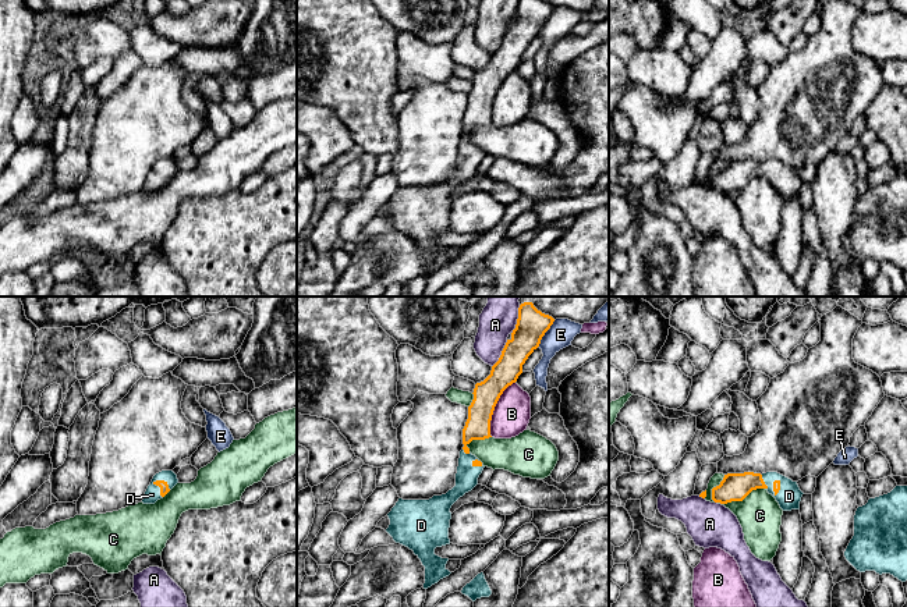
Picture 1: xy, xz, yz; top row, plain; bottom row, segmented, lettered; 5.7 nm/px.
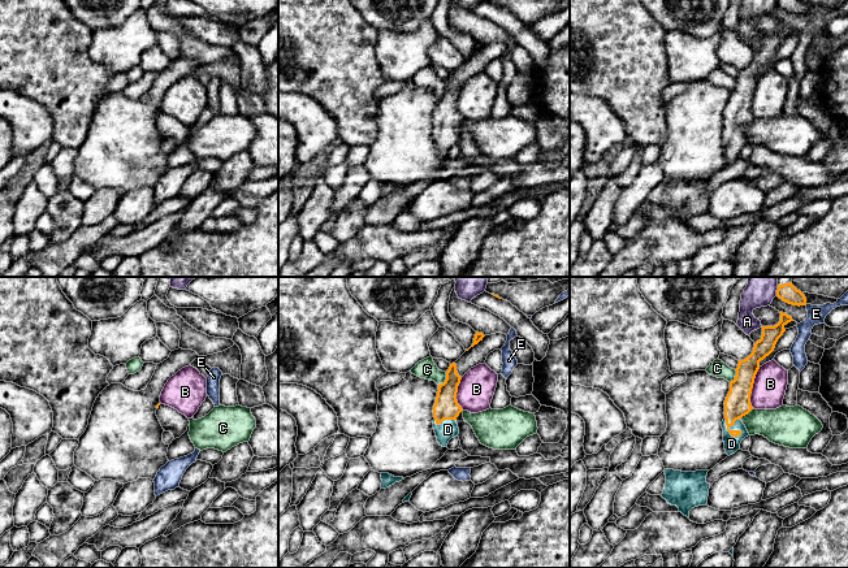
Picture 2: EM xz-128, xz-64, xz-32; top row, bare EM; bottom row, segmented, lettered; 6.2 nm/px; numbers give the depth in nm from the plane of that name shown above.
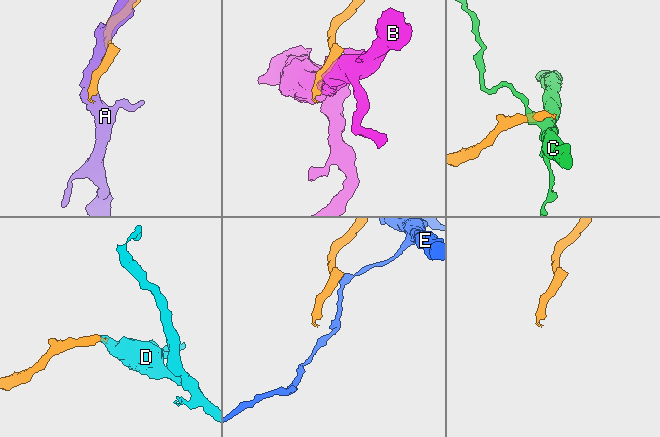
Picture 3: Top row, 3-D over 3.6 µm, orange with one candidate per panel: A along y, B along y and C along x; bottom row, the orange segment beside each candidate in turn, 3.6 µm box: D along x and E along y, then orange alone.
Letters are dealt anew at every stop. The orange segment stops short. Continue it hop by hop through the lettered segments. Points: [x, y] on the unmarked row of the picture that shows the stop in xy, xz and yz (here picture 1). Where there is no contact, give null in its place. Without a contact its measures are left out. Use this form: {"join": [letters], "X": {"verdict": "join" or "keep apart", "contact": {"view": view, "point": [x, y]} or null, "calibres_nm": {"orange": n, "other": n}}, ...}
{"join": ["D"], "A": {"verdict": "keep apart", "contact": {"view": "xz", "point": [502, 42]}, "calibres_nm": {"orange": 180, "other": 180}}, "B": {"verdict": "keep apart", "contact": {"view": "xz", "point": [493, 96]}, "calibres_nm": {"orange": 160, "other": 220}}, "C": {"verdict": "keep apart", "contact": {"view": "yz", "point": [741, 188]}, "calibres_nm": {"orange": 160, "other": 260}}, "D": {"verdict": "join", "contact": {"view": "xy", "point": [160, 177]}, "calibres_nm": {"orange": 50, "other": 90}}, "E": {"verdict": "keep apart", "contact": {"view": "xz", "point": [545, 20]}, "calibres_nm": {"orange": 180, "other": 150}}}

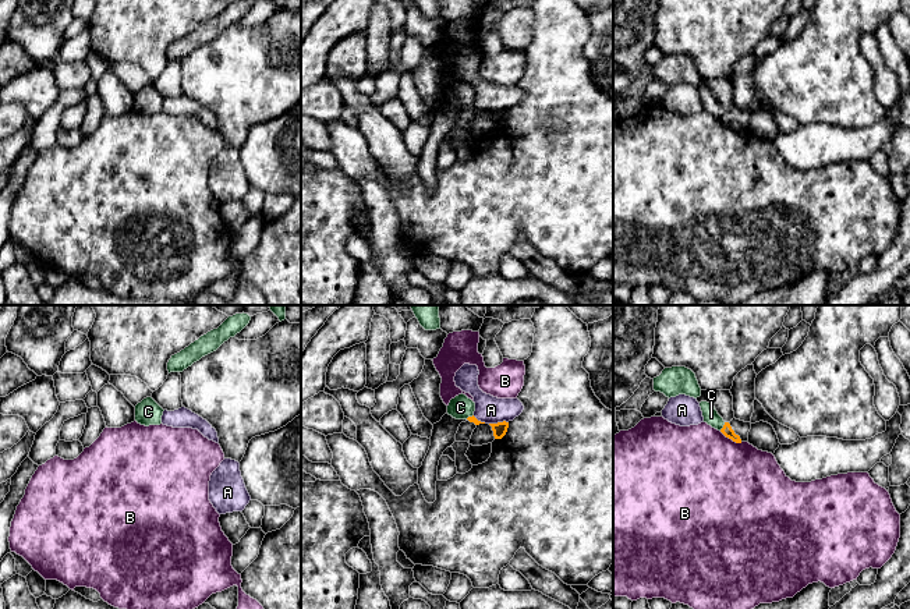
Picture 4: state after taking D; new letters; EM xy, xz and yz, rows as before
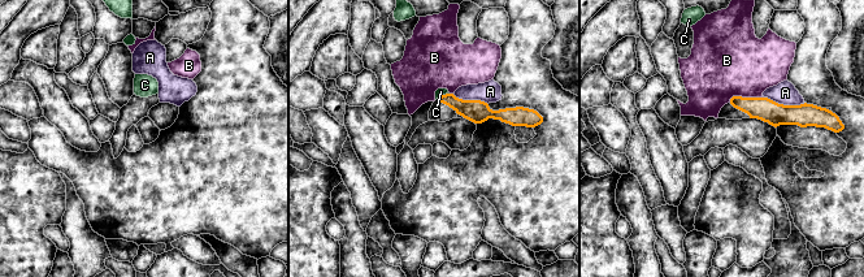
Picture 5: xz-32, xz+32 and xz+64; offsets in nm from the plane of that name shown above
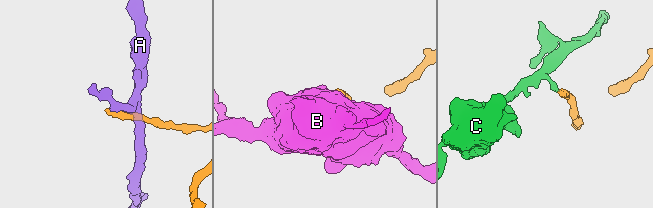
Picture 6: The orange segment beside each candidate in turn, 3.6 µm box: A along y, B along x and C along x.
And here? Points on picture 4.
{"join": [], "A": {"verdict": "keep apart", "contact": {"view": "xz", "point": [498, 110]}, "calibres_nm": {"orange": 80, "other": 160}}, "B": {"verdict": "keep apart", "contact": {"view": "yz", "point": [730, 126]}, "calibres_nm": {"orange": 60, "other": 480}}, "C": {"verdict": "keep apart", "contact": {"view": "yz", "point": [723, 114]}, "calibres_nm": {"orange": 60, "other": 90}}}

